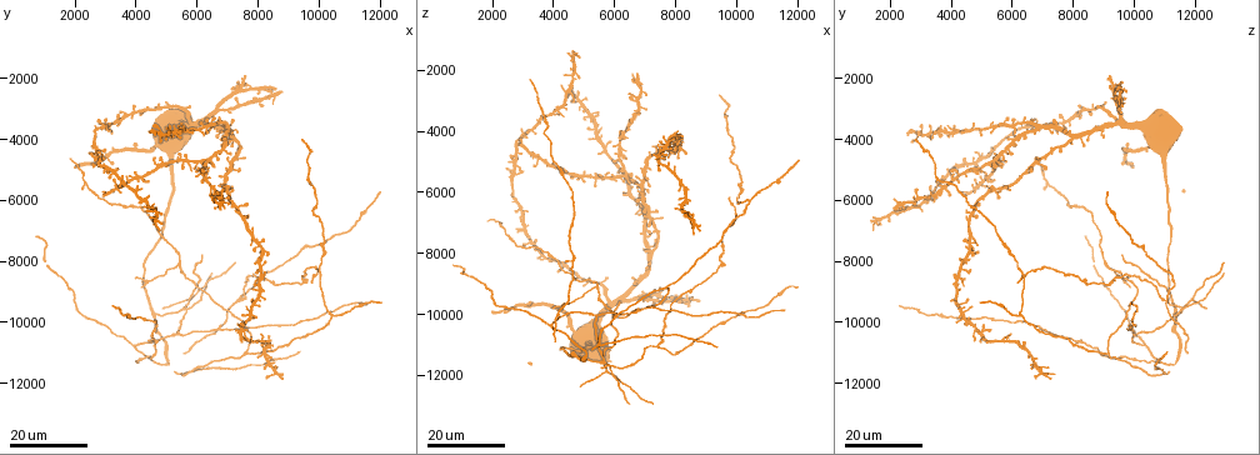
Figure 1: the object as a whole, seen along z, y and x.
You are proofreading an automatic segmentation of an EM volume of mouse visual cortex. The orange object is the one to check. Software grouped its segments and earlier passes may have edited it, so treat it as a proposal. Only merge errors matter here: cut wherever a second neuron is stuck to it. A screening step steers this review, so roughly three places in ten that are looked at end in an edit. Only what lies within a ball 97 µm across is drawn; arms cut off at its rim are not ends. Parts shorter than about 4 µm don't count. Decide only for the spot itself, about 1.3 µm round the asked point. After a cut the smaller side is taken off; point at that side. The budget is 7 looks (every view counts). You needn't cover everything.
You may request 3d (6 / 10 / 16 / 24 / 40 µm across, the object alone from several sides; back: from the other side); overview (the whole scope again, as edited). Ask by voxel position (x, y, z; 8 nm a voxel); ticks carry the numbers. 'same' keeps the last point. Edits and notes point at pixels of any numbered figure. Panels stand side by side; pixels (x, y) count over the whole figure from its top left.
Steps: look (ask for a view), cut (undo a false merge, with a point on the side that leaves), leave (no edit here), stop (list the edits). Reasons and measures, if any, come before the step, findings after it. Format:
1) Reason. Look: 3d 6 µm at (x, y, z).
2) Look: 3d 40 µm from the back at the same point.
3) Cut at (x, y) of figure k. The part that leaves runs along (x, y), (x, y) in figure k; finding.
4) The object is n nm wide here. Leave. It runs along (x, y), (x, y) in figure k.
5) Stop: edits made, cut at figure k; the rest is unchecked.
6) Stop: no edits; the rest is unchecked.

Thin arm on a thick one. Look: 3d 24 µm at (7400, 9300, 11100).

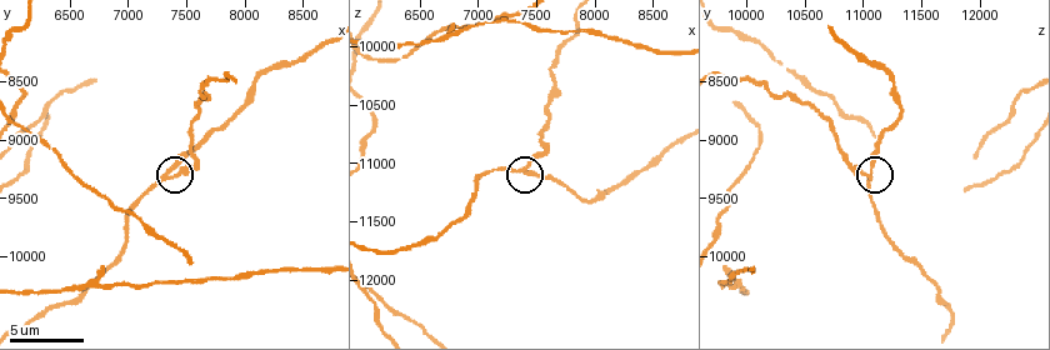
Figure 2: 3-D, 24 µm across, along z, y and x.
Look: 3d 10 µm at (7360, 9260, 11080).

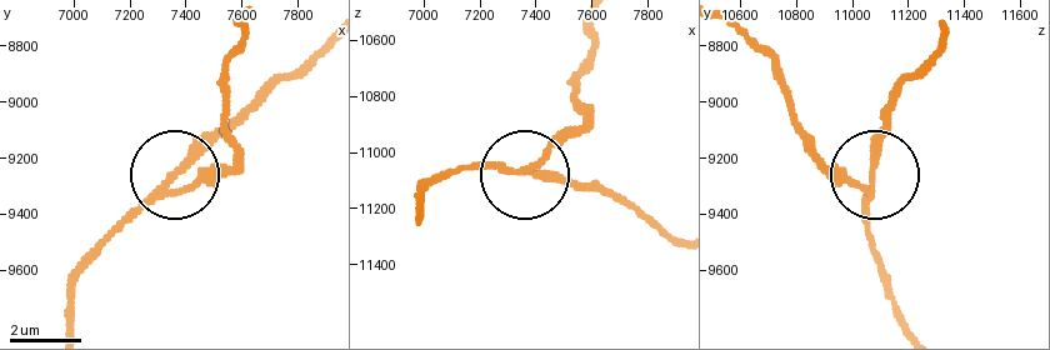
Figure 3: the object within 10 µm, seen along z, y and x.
The object is 200 nm wide here. Cut at (203, 173) of figure 3. The part that leaves runs along (168, 193), (191, 189), (233, 156), (228, 76), (245, 23) in figure 3; a second neuron is stuck on.

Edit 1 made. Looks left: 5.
Look: overview.

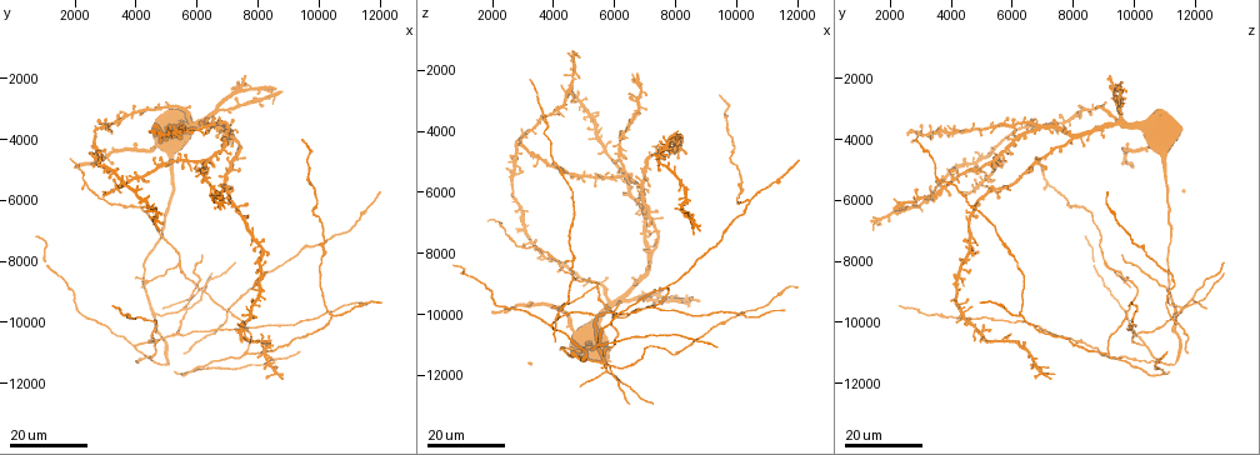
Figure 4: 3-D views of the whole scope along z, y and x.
Calibre changes. Look: 3d 24 µm at (10000, 8600, 6400).

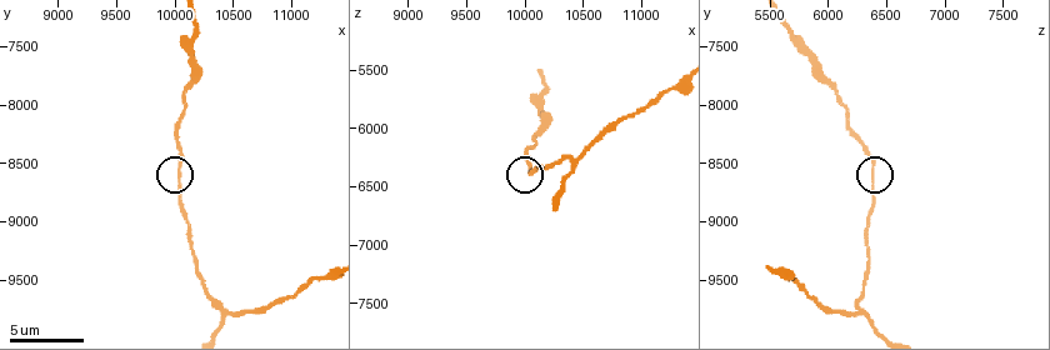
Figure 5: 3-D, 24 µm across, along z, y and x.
Look: 3d 6 µm at (10060, 8520, 6380).

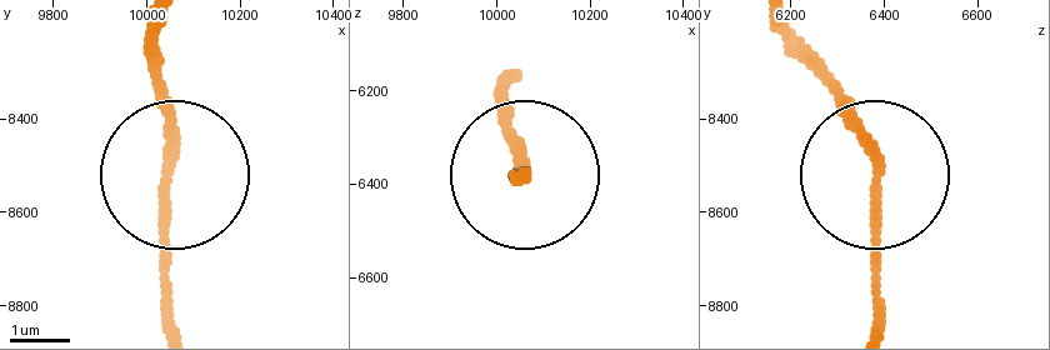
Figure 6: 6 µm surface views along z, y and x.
The object is 170 nm wide here. Leave. It runs along (178, 325), (153, 33) in figure 6; continuous, no second neuron.

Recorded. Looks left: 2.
Arms part here. Look: 3d 24 µm at (5400, 10400, 10000).

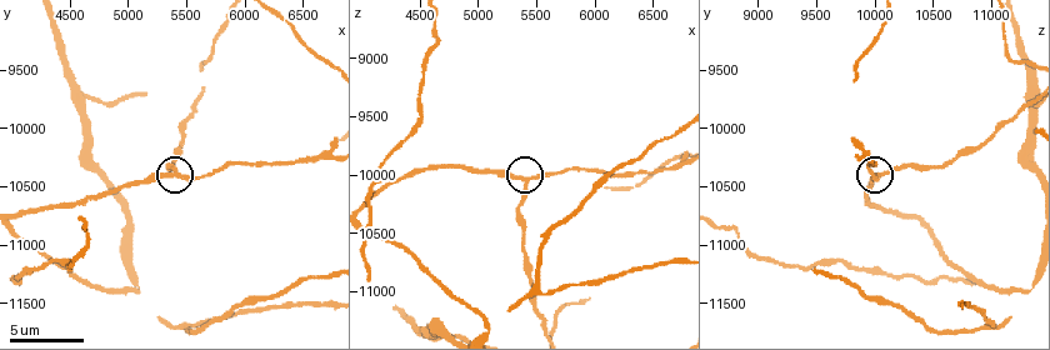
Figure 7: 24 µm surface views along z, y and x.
Look: 3d 6 µm at (5400, 10400, 10020).

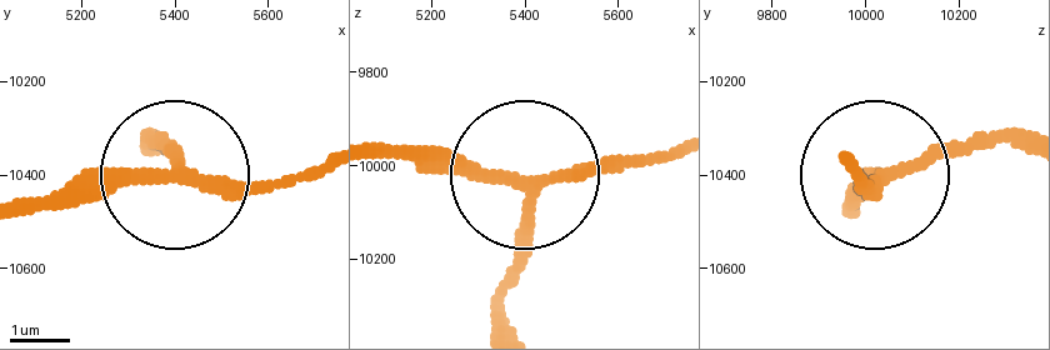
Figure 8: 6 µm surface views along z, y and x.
3 arms meet here. Leave. It runs along (1018, 135), (913, 160), (853, 210) in figure 8; continuous, no second neuron.

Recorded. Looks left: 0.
Stop: edits made, cut at figure 3; the rest is unchecked.

